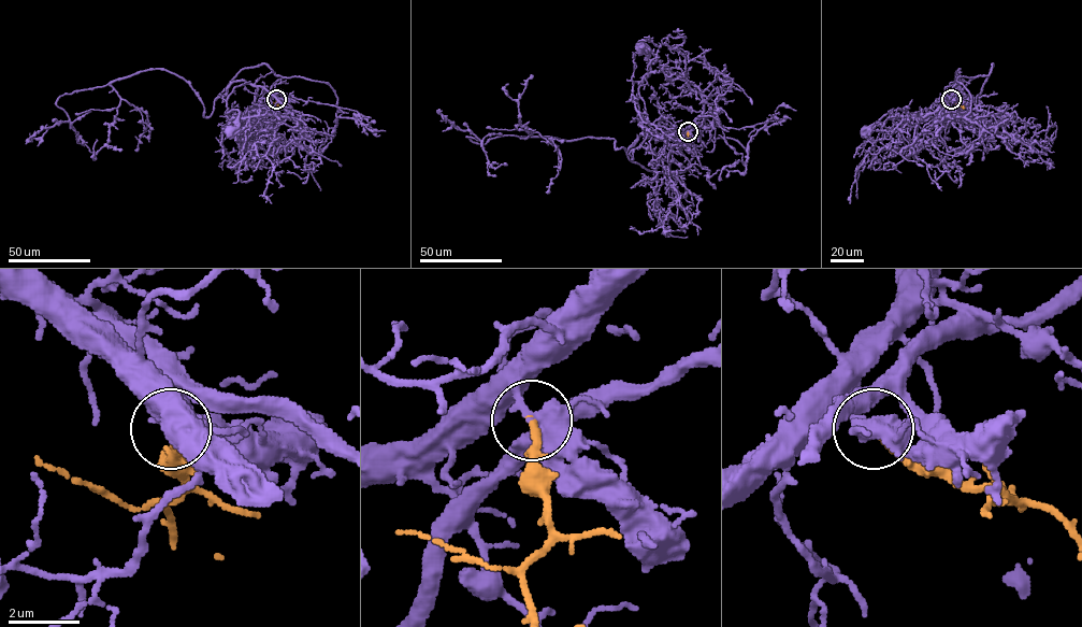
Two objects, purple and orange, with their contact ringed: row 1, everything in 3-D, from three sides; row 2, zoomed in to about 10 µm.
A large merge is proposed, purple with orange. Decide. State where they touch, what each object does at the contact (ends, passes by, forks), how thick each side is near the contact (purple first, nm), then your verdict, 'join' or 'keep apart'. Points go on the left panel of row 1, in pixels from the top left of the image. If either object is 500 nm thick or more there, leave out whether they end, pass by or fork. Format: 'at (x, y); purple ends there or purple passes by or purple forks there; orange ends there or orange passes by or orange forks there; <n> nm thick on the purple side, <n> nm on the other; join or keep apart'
at (276, 99); purple forks there; orange ends there; 360 nm thick on the purple side, 220 nm on the other; join

